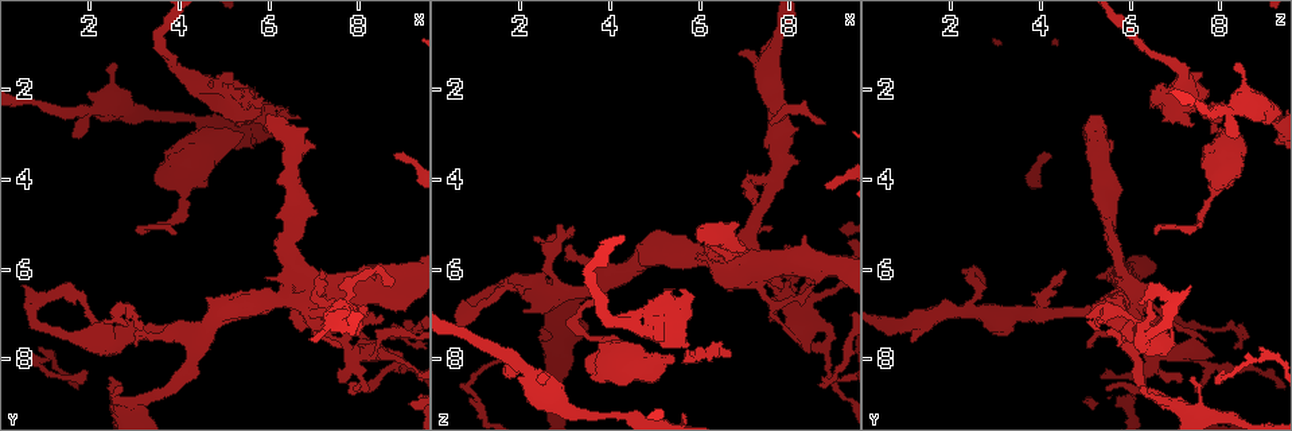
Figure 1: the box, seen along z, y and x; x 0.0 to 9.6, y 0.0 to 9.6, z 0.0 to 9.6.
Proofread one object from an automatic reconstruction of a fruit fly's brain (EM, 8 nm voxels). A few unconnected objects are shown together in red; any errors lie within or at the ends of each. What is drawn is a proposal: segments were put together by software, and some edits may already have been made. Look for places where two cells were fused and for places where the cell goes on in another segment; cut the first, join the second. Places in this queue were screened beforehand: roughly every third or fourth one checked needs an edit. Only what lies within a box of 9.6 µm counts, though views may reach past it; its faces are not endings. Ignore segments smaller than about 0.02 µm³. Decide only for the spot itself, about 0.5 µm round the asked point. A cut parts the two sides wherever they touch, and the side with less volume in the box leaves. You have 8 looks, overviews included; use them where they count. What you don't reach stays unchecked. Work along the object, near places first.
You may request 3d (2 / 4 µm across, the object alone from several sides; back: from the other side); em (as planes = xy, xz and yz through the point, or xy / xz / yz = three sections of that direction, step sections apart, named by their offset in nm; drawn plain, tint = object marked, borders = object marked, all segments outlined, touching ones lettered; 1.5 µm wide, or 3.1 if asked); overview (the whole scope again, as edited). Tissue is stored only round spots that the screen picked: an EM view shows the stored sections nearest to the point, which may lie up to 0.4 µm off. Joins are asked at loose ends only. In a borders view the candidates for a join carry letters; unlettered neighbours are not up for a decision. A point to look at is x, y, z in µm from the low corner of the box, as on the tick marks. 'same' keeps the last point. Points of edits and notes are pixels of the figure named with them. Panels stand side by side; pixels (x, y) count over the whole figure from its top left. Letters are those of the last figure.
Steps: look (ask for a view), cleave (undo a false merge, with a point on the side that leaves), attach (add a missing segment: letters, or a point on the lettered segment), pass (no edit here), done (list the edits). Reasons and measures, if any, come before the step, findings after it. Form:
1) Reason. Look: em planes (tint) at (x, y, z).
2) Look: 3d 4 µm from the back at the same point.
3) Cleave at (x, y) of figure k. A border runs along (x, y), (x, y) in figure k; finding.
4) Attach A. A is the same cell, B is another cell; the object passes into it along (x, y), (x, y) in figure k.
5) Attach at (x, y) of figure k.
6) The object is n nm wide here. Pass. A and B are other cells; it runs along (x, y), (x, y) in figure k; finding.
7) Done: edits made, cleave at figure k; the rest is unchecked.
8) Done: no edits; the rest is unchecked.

An open end. Look: 3d 2 µm at (3.90, 5.15, 6.50).

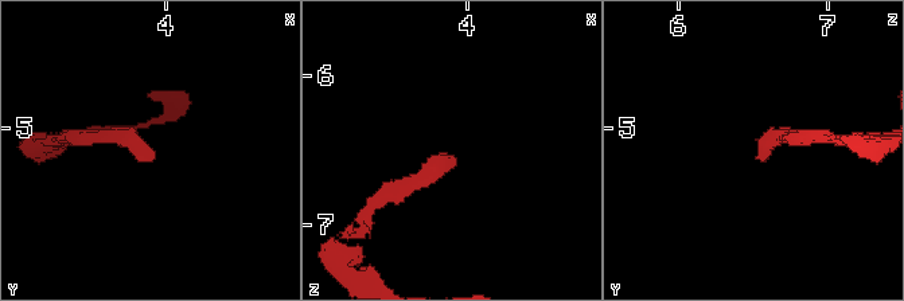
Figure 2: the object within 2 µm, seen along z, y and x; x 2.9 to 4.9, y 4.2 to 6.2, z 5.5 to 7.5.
Shape alone is not enough. Look: em yz step 8 (plain) at (3.90, 5.20, 6.54).

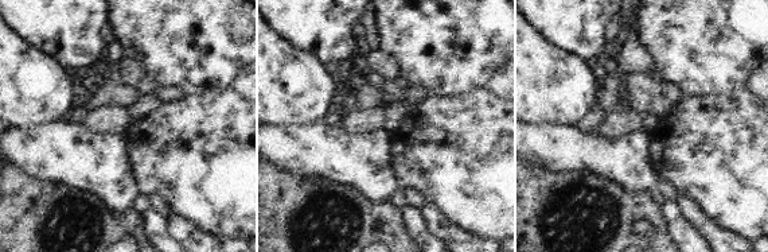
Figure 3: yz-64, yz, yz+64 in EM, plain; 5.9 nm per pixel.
Look: em yz step 8 (borders) at the same point.

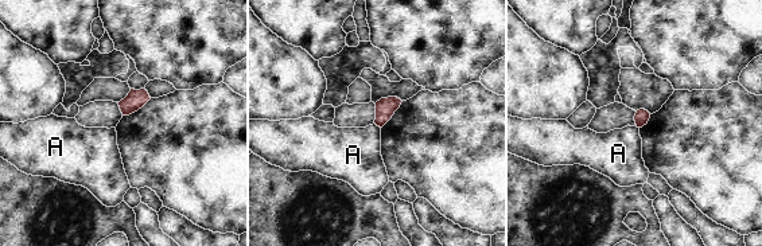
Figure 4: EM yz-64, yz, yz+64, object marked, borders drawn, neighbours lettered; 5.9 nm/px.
Pass. A is another cell; a border runs along (374, 122), (380, 128) in figure 4; none of them fits.

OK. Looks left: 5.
Free end. Look: em planes (tint) at (7.10, 3.25, 5.45).

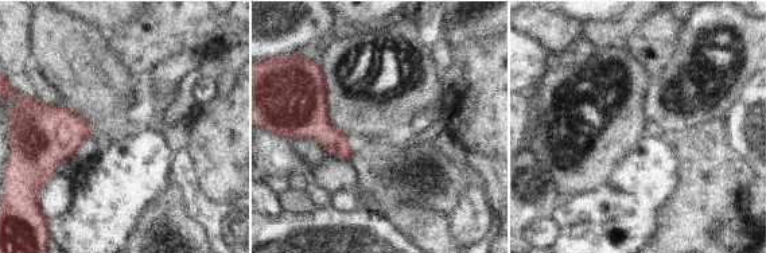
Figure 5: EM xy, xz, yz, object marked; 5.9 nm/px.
Look: em planes (borders) at the same point.

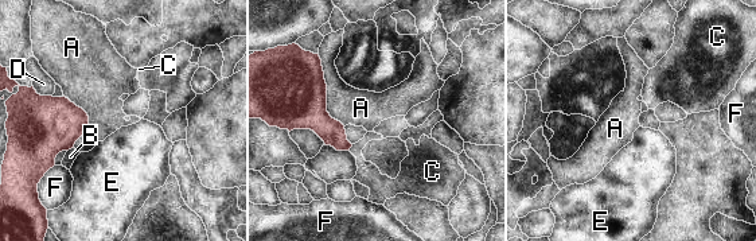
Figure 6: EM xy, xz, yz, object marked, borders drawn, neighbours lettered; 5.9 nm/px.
Pass. A, B, C, D, E and F are other cells; a border runs along (318, 54), (326, 111), (345, 125) in figure 6; none of them fits.

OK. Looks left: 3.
Stops while still wide. Look: em xz step 4 (borders) at (5.45, 3.05, 7.95).

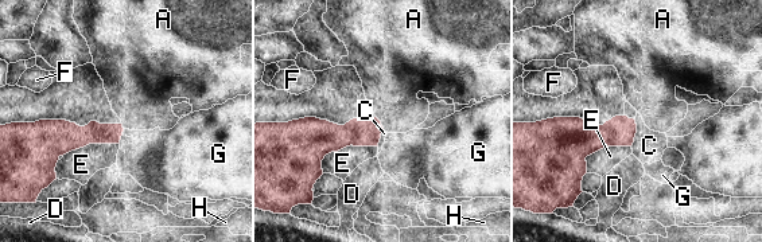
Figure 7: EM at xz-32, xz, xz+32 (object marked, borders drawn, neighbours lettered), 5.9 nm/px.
Look: em planes (borders) at the same point.

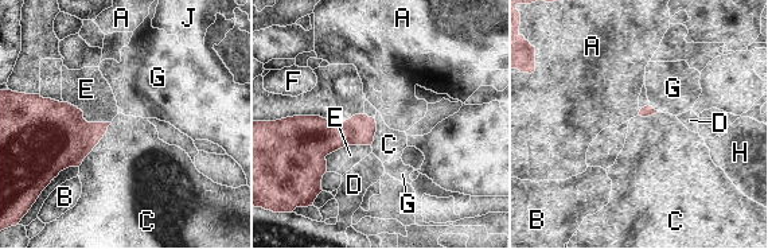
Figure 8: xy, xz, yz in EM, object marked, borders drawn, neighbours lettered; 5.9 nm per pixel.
The longest contact is with C, 340 nm. Pass. A, B, C, D, E, F, G, H and J are other cells; a border runs along (112, 123), (100, 141), (78, 166) in figure 8; no lettered segment goes on from it.

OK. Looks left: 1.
Done: no edits; the rest is unchecked.

